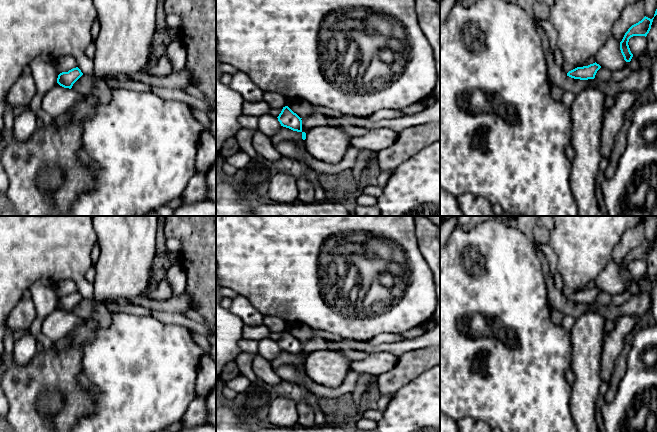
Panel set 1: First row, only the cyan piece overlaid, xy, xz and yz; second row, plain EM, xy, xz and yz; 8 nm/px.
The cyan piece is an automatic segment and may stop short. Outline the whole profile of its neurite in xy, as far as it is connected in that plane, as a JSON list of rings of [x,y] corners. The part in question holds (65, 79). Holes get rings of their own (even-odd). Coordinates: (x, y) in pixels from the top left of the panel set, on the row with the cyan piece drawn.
[[[76,67],[68,72],[62,72],[58,75],[57,83],[64,87],[71,89],[73,84],[83,75],[81,70]]]

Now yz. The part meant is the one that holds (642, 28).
[[[645,16],[641,21],[632,25],[628,29],[628,31],[625,33],[622,41],[620,42],[620,50],[626,62],[630,62],[633,57],[633,54],[631,53],[629,45],[628,45],[629,39],[633,36],[646,37],[651,29],[653,19],[654,17],[650,19]]]

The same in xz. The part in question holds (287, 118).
[[[288,106],[283,107],[277,118],[281,126],[293,131],[302,132],[302,118],[294,113]]]

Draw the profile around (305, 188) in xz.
[[[301,177],[297,179],[296,182],[298,186],[298,201],[303,203],[314,203],[314,186],[313,184],[306,178]]]

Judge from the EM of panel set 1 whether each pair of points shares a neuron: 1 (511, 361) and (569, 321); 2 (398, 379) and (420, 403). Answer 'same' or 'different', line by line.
1: different
2: different

